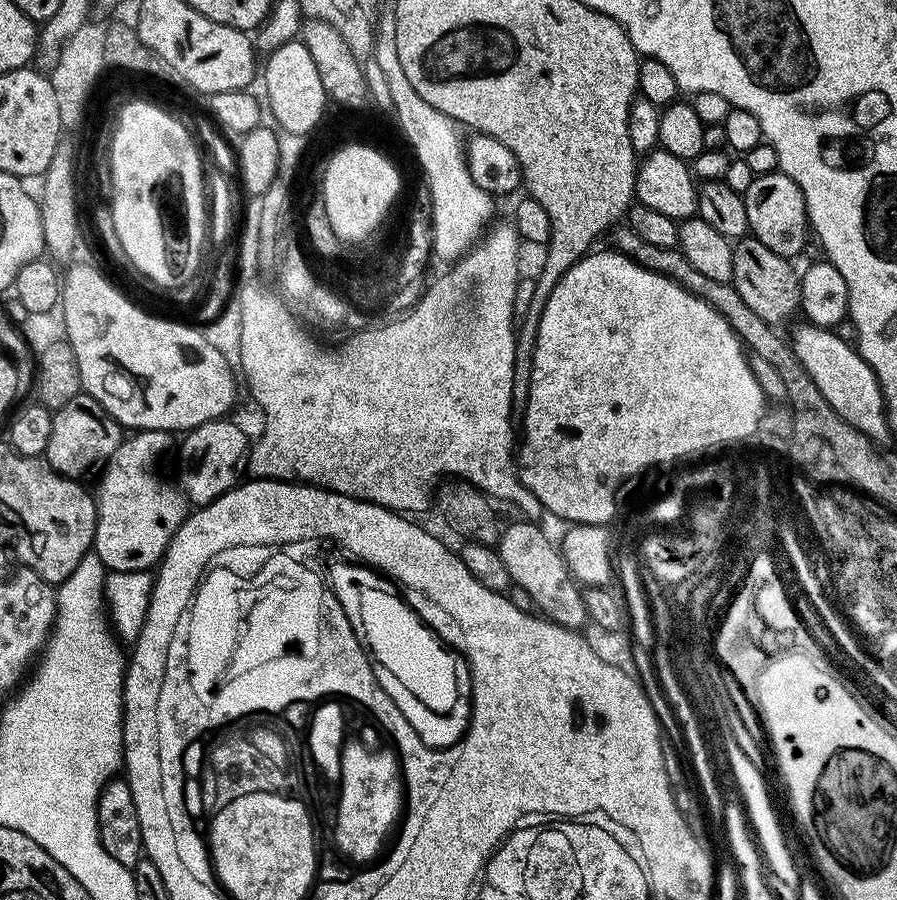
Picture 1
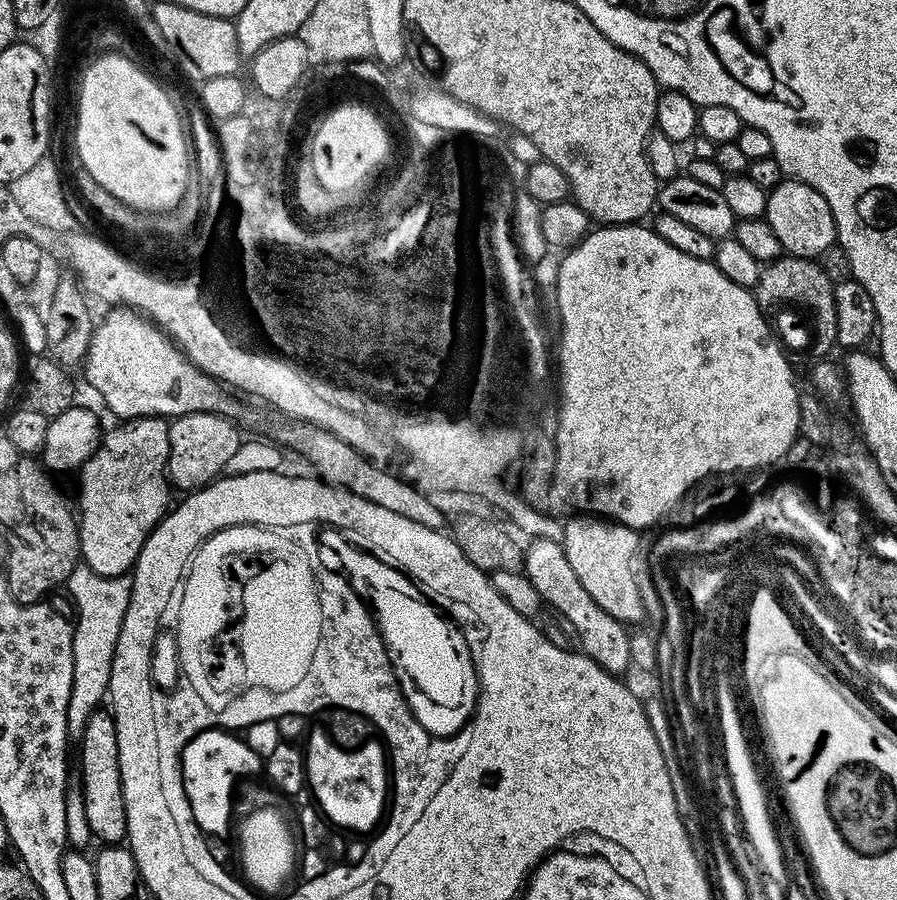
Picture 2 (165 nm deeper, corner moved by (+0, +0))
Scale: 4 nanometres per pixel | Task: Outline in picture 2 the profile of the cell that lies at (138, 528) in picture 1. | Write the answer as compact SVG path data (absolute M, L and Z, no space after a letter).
M141 416L117 425L103 433L96 452L78 472L80 555L90 570L103 576L131 573L146 538L164 519L169 507L170 484L165 476L169 421L159 416Z

